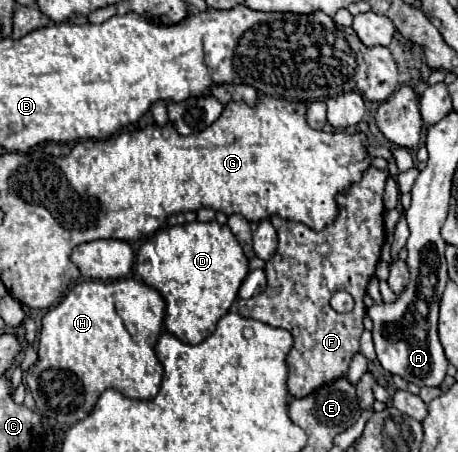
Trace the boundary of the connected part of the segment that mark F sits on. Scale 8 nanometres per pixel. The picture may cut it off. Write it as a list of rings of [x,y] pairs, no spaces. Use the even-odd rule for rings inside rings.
[[[365,169],[359,181],[347,191],[337,193],[335,201],[339,213],[323,231],[313,231],[303,223],[287,221],[277,215],[269,219],[277,229],[279,247],[265,265],[267,289],[247,301],[239,301],[237,313],[293,335],[293,347],[287,355],[287,389],[295,399],[307,397],[339,377],[345,377],[353,355],[359,353],[359,337],[367,313],[363,295],[367,293],[369,279],[375,275],[375,265],[385,241],[383,191],[387,179],[391,179],[387,169]],[[337,291],[353,295],[355,309],[351,313],[337,313],[331,309],[329,299]]]

